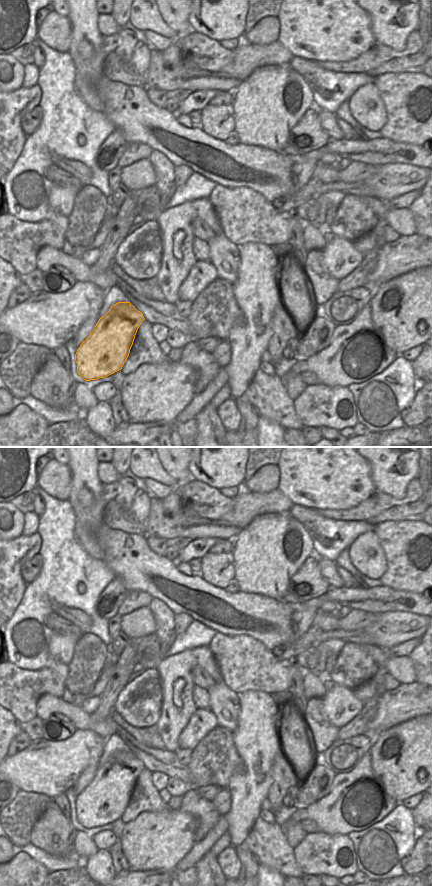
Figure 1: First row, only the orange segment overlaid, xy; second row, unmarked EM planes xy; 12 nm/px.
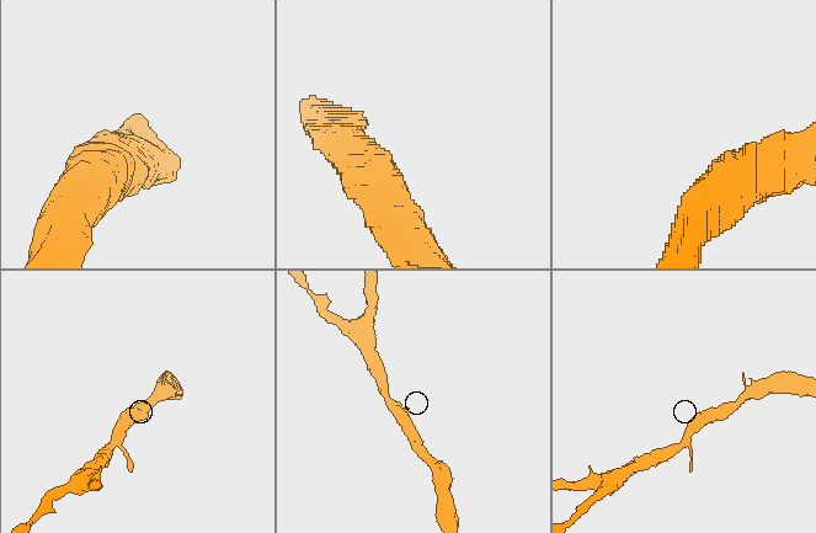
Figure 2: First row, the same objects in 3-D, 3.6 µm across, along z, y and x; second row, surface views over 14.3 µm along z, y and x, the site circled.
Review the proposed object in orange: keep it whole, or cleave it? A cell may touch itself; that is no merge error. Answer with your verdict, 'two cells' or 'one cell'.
one cell

